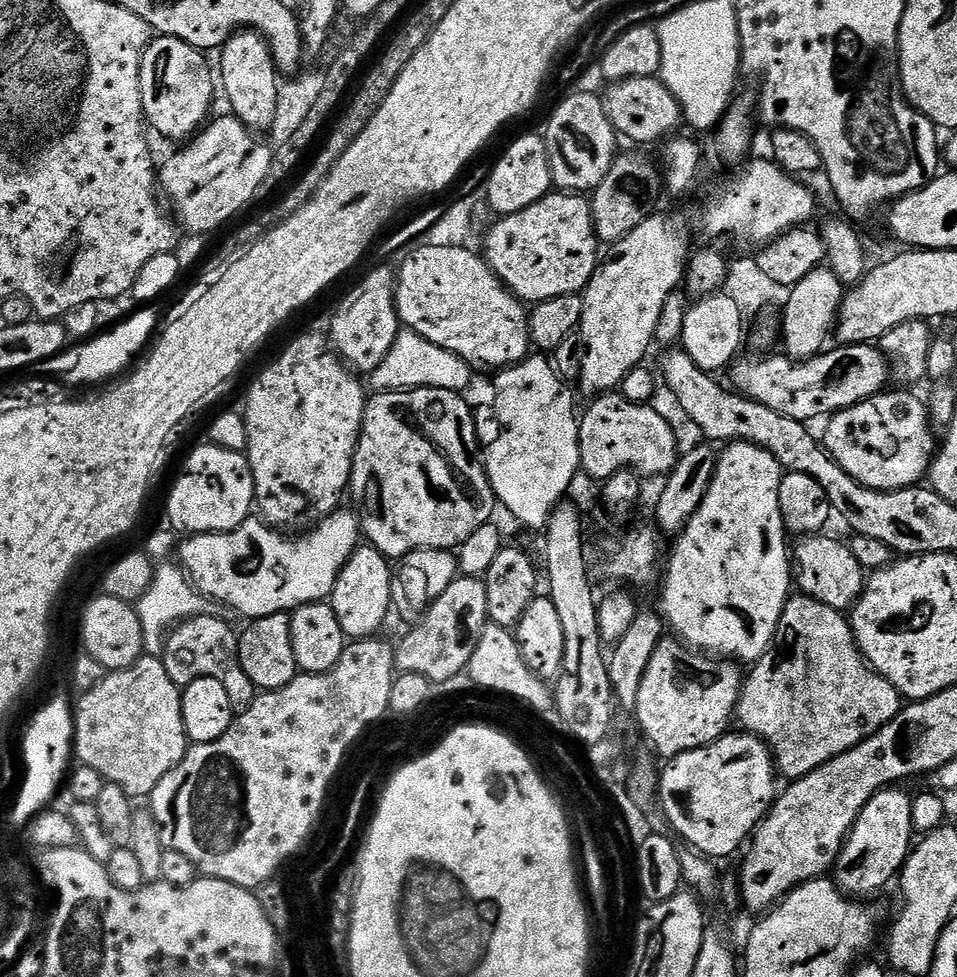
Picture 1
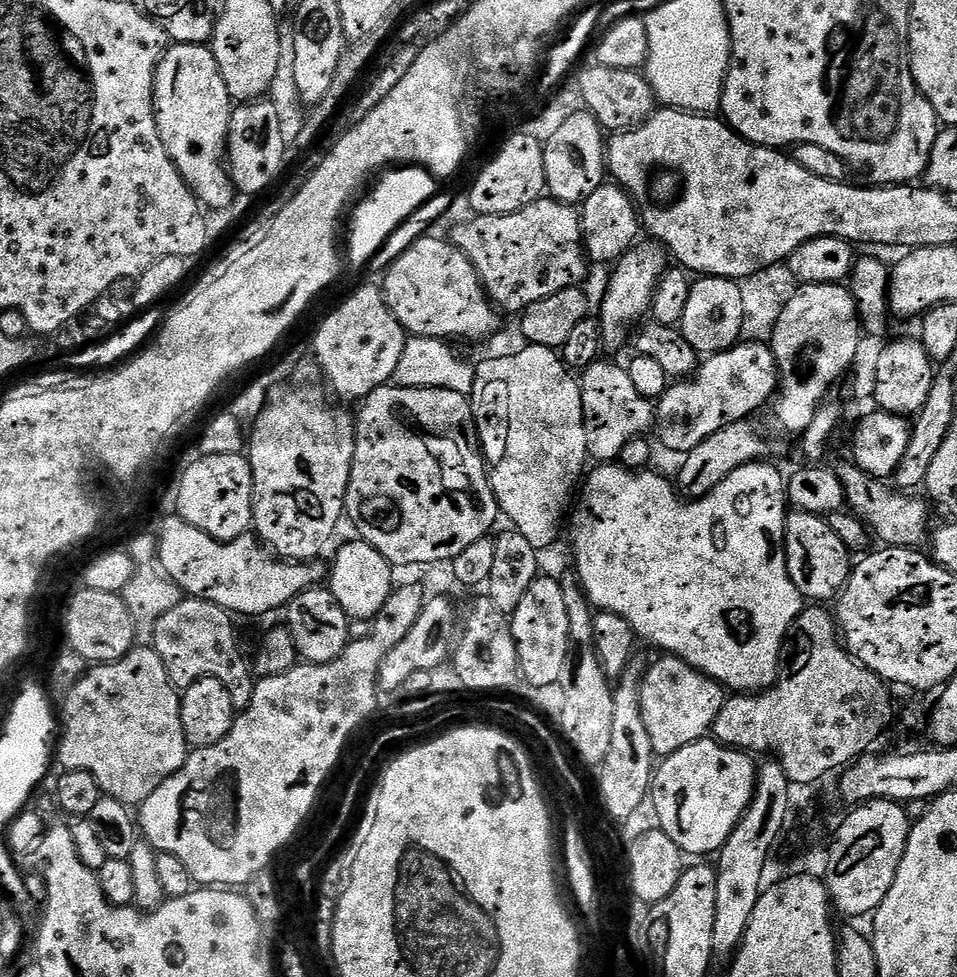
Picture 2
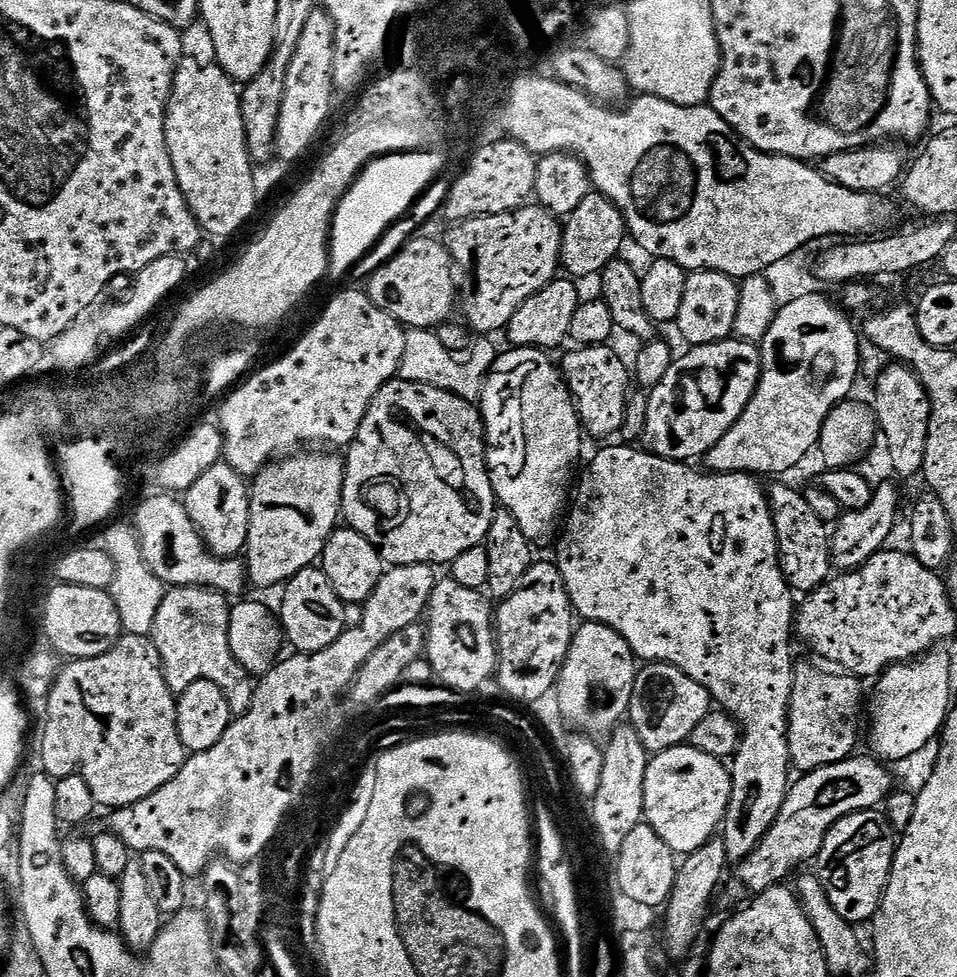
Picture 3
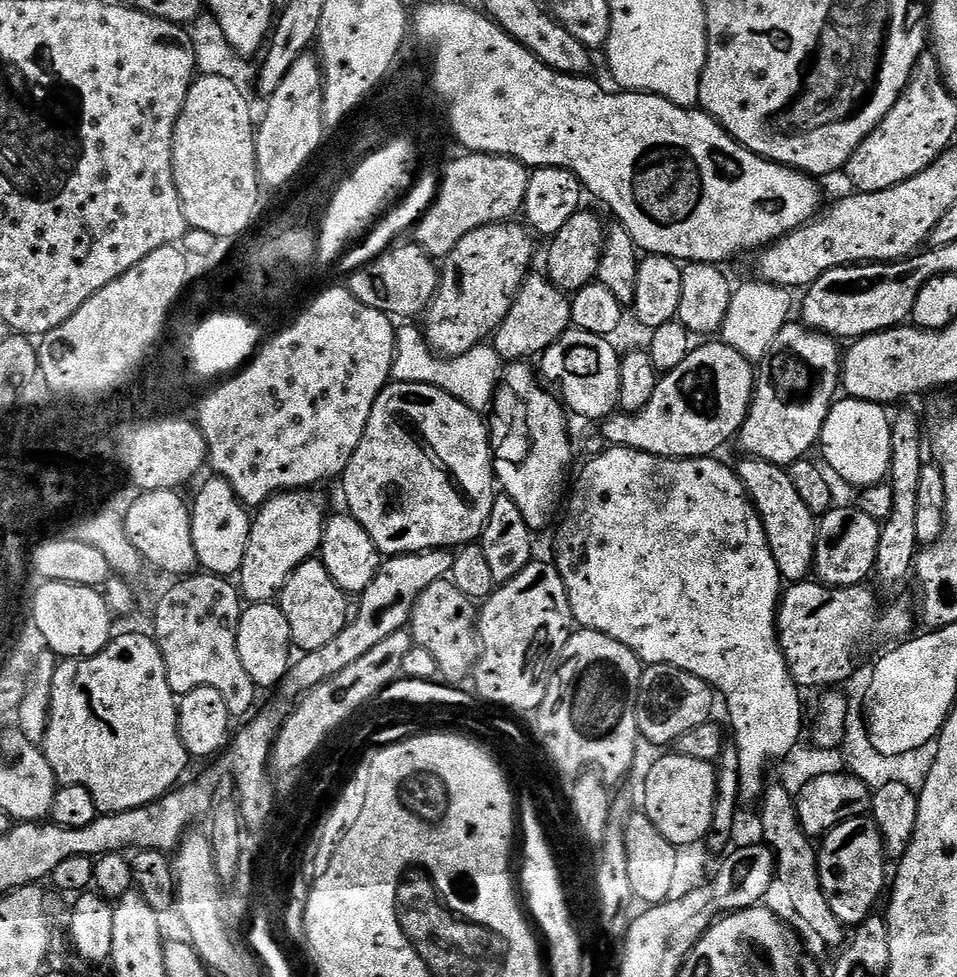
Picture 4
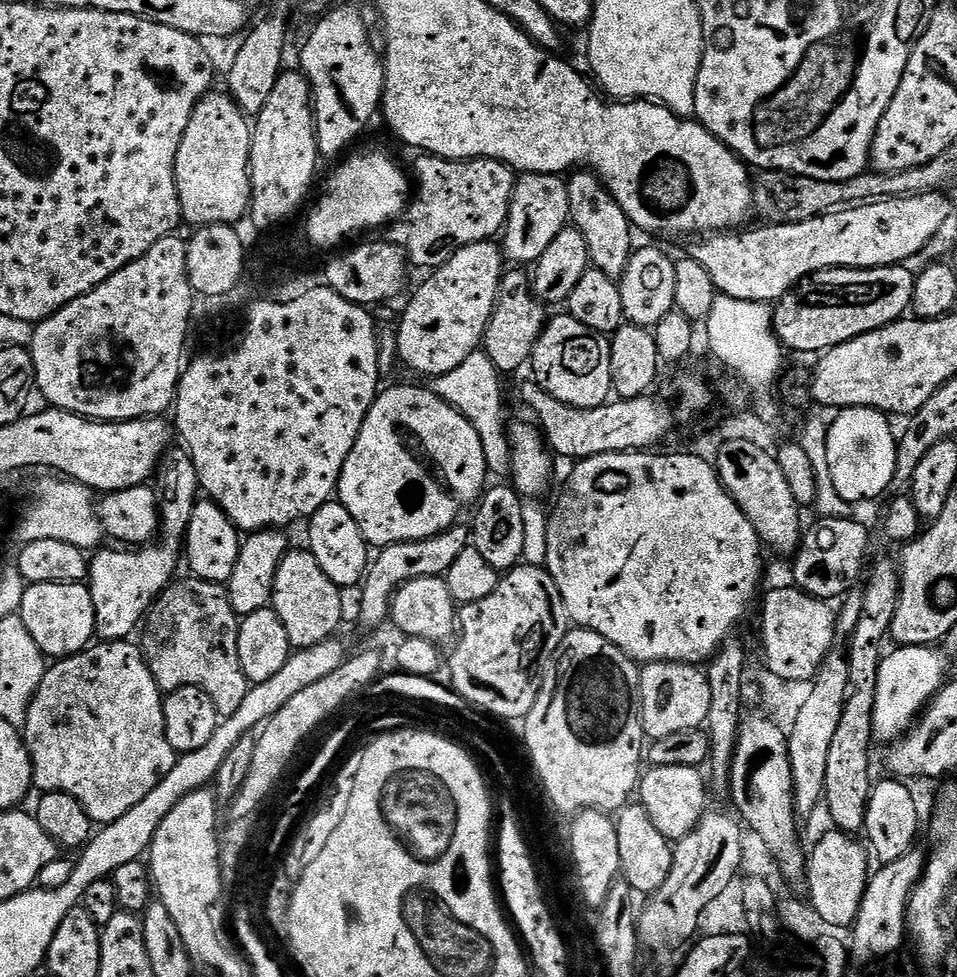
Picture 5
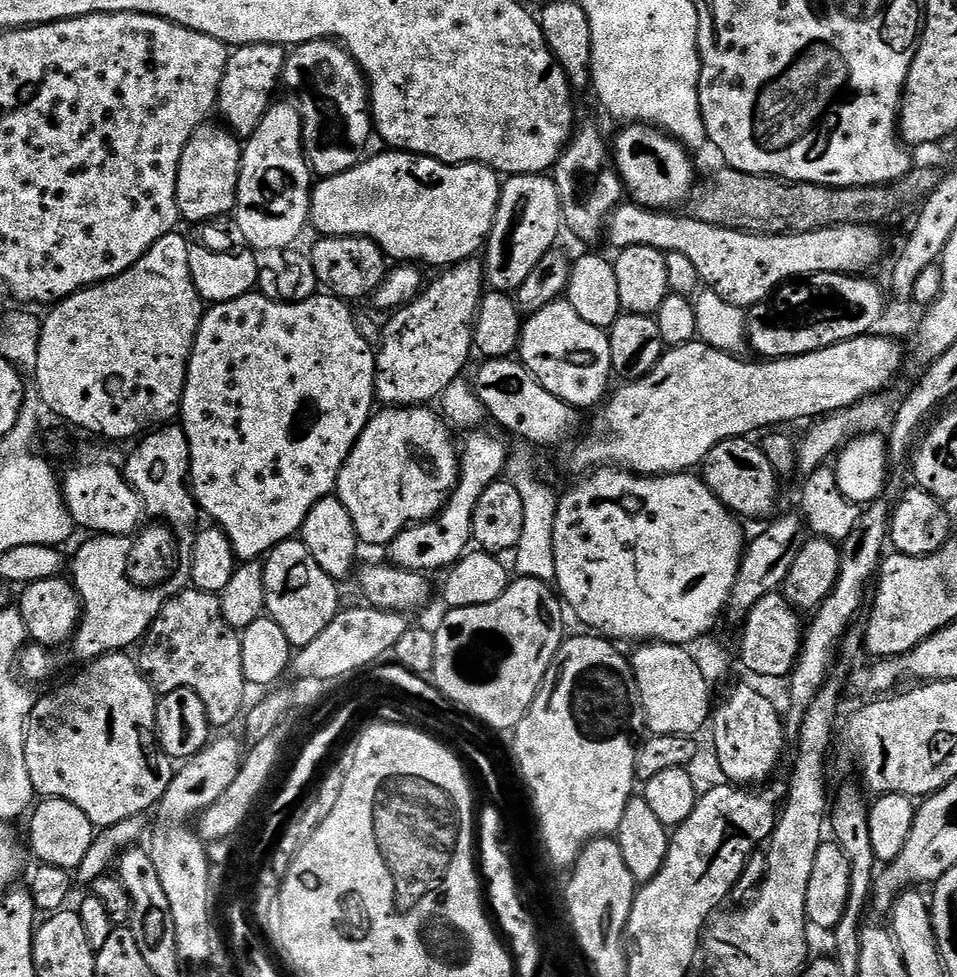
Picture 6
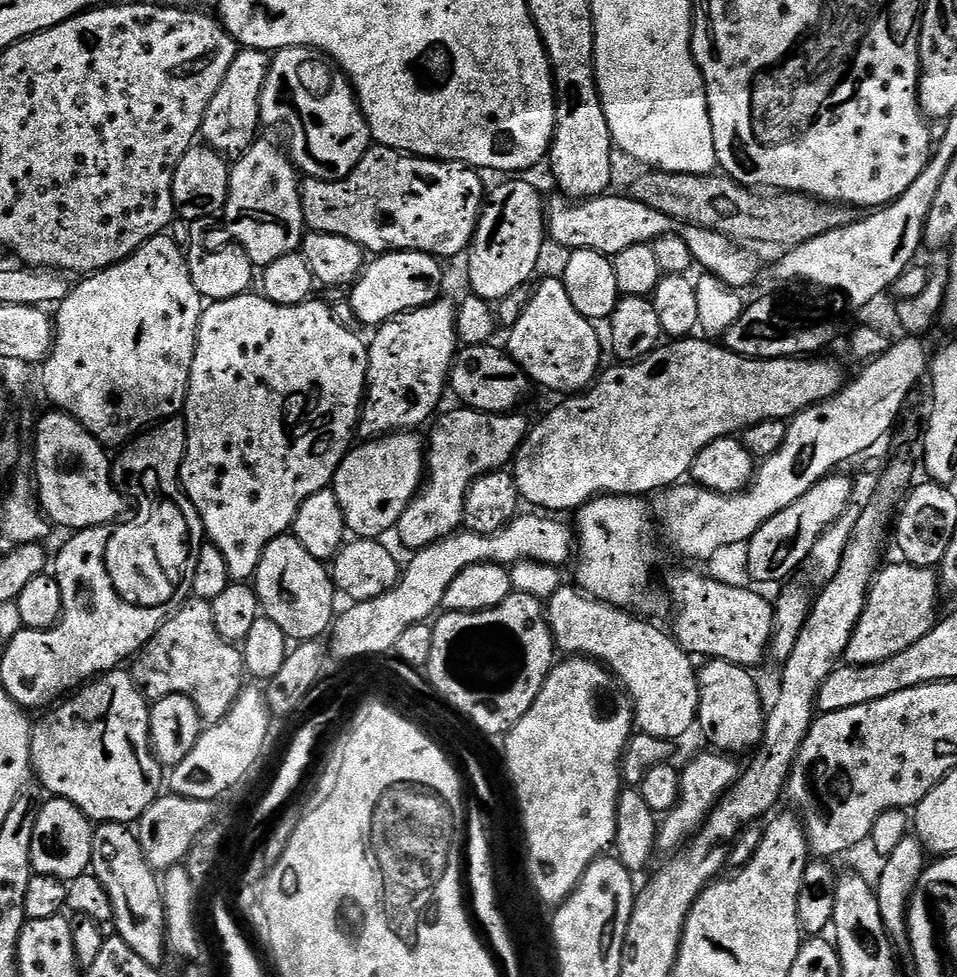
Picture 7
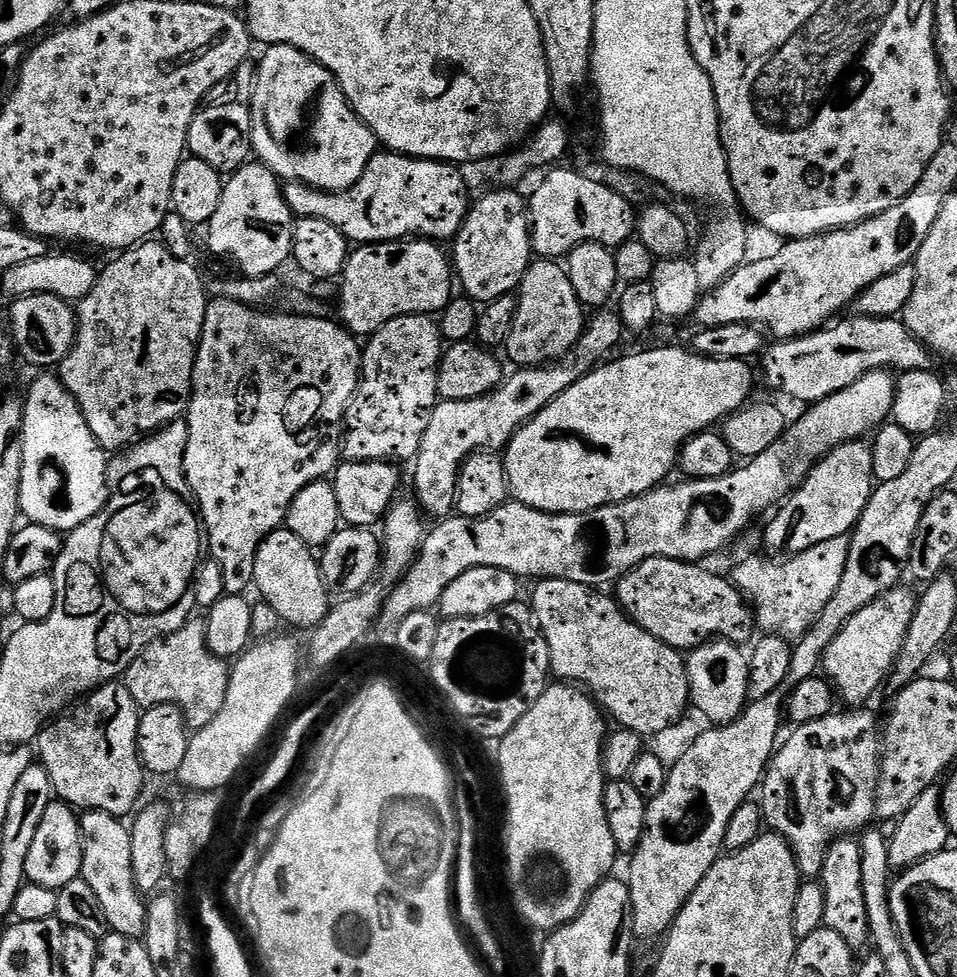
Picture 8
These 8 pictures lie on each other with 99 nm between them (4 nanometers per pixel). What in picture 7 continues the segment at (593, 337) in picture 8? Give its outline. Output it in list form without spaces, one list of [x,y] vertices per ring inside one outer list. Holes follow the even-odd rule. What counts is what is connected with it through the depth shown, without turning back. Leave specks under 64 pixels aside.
[[[456,406],[453,412],[445,416],[437,415],[431,425],[432,433],[426,436],[424,483],[420,485],[410,506],[402,510],[402,518],[398,518],[394,536],[411,550],[419,550],[461,531],[466,494],[473,482],[487,472],[507,469],[515,461],[530,427],[530,420],[522,413],[520,410],[483,412]]]

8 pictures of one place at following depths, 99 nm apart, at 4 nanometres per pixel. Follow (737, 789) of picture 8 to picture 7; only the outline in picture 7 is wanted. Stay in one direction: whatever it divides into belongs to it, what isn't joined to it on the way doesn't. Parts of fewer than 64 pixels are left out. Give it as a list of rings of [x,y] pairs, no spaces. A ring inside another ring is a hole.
[[[721,752],[709,753],[698,755],[687,764],[685,769],[681,769],[679,800],[671,811],[665,813],[663,822],[660,824],[657,836],[657,849],[659,851],[677,851],[688,840],[692,839],[700,831],[706,817],[716,807],[717,801],[732,787],[733,782],[737,780],[740,766],[737,766],[733,761],[735,759],[731,755]]]

